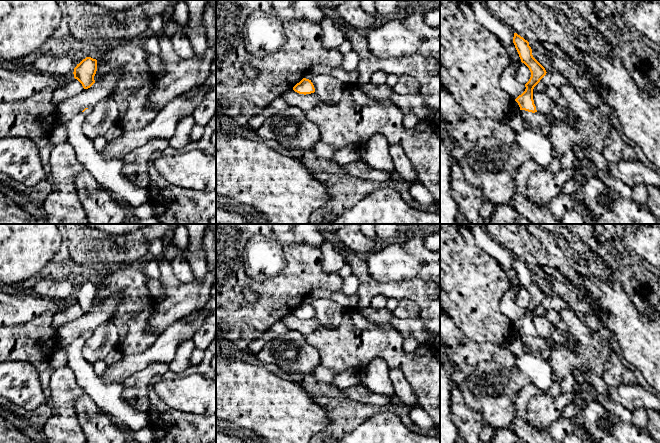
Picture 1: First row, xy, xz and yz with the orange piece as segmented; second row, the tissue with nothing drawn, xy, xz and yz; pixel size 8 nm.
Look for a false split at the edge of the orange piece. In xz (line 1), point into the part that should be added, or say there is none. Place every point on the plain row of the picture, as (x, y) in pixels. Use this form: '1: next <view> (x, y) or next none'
1: next none

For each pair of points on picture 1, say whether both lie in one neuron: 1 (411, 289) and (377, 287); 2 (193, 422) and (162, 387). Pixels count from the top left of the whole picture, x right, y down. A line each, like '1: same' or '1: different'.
1: same
2: different

